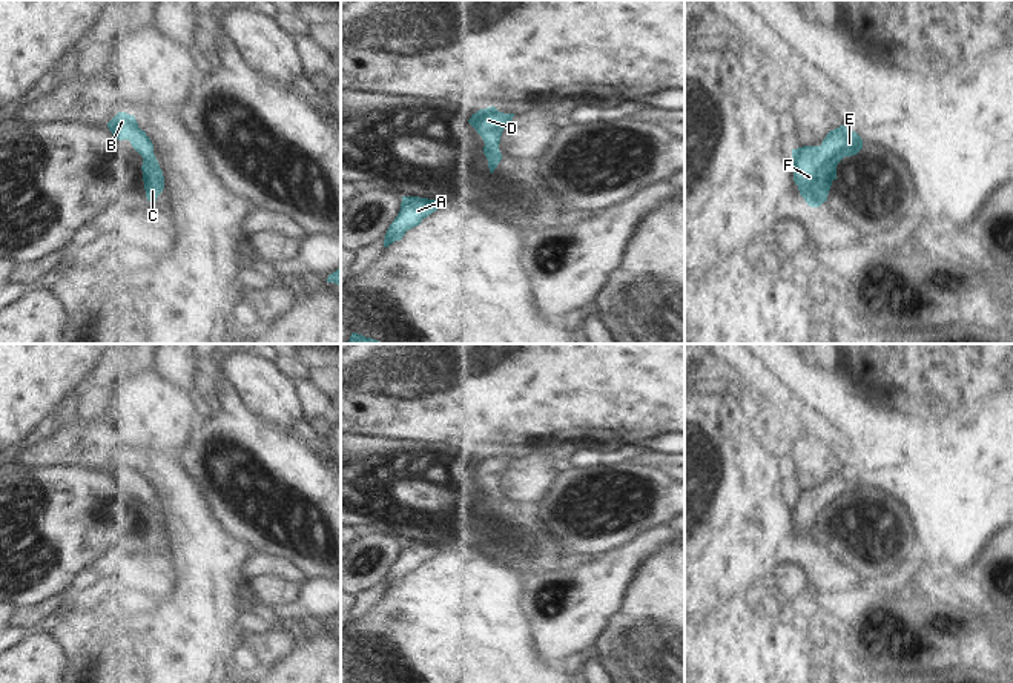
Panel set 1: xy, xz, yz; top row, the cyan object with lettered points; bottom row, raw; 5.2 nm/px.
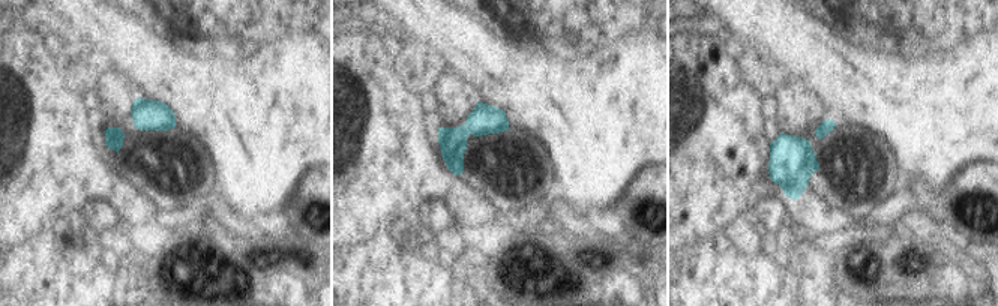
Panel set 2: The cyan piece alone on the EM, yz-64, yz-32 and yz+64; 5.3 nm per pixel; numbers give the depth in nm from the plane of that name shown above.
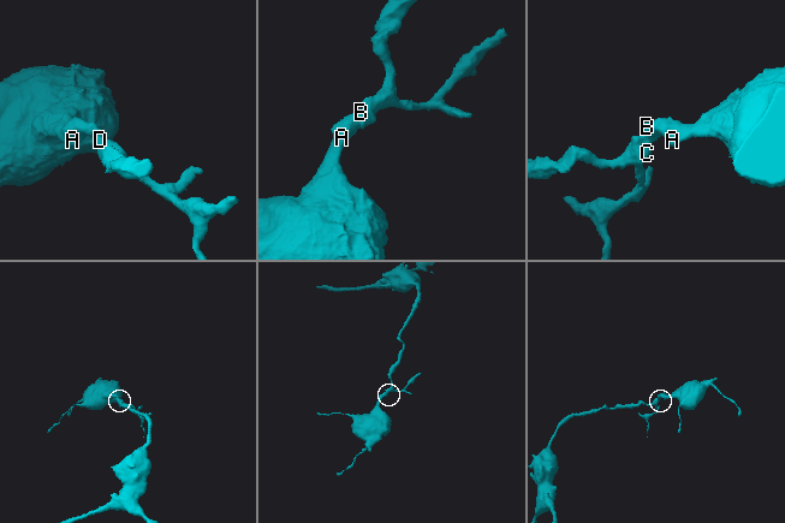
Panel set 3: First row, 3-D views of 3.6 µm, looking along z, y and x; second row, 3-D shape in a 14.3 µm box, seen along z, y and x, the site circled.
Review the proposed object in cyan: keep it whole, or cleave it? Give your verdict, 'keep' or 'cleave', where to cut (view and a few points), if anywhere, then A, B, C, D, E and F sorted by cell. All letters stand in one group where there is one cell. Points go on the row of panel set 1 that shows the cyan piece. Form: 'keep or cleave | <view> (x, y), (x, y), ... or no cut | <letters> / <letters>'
keep | no cut | A B C D E F

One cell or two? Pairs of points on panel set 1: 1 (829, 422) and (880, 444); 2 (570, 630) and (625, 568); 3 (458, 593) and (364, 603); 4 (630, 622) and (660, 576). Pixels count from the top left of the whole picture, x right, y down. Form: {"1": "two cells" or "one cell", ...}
{"1": "one cell", "2": "one cell", "3": "two cells", "4": "one cell"}

